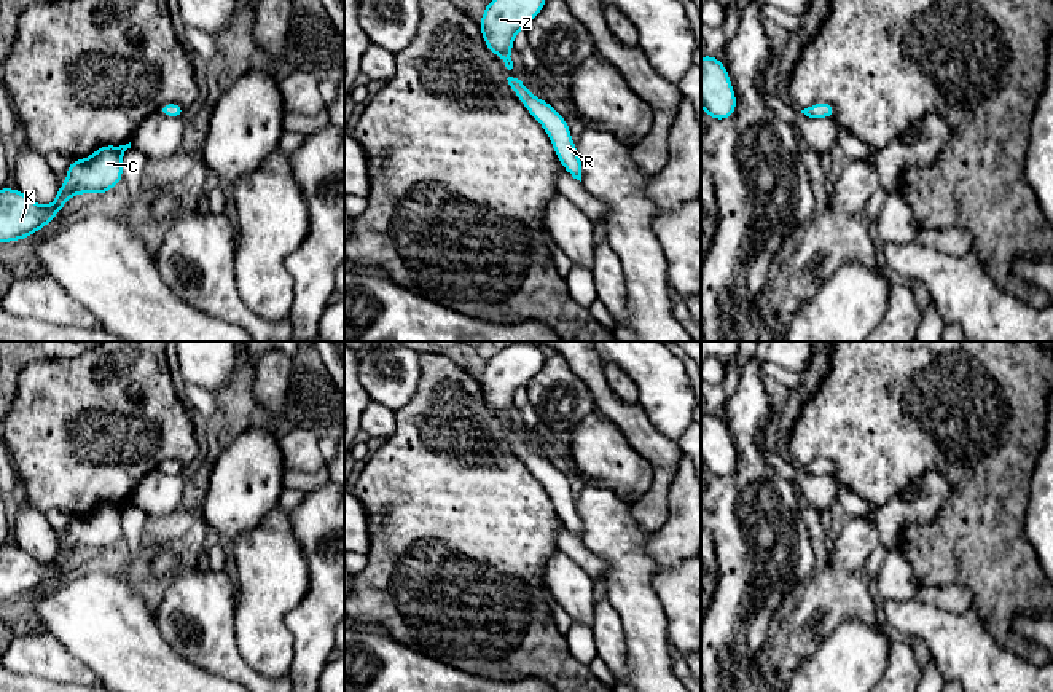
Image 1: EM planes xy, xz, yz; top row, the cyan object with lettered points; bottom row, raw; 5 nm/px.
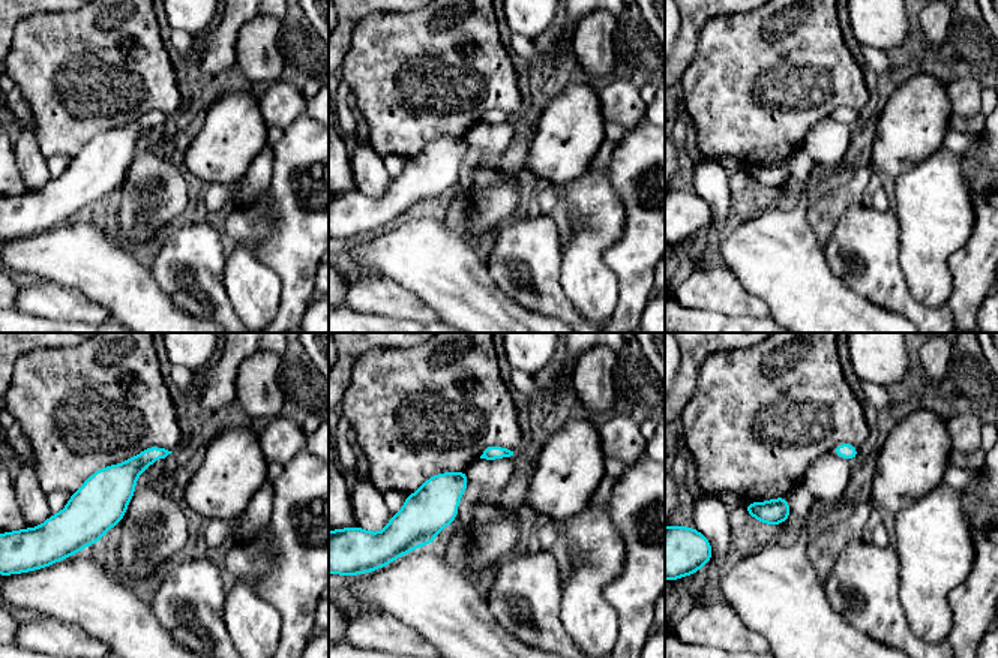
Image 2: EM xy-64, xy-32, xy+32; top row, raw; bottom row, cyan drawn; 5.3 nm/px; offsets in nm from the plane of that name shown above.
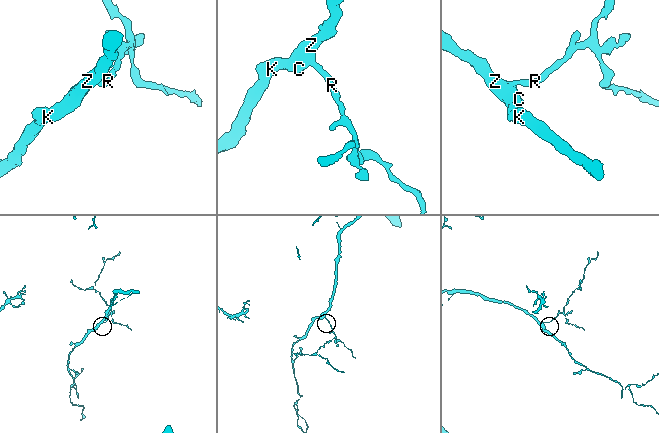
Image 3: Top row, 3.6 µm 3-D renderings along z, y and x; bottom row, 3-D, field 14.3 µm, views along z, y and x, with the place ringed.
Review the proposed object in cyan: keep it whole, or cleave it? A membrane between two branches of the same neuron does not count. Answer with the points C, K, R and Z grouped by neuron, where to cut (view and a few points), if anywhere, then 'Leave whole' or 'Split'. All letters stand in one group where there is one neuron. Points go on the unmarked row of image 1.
Groups: C K R Z. No split. Leave whole

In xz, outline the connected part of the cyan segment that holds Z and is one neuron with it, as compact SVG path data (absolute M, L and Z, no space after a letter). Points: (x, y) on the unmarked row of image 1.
M535 341L507 346L492 356L478 379L484 402L499 413L508 427L513 426L510 415L515 392L527 386L530 378L543 367L548 351Z

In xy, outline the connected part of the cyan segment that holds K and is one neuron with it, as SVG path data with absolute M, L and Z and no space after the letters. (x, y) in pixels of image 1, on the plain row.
M131 499L126 502L102 502L89 515L70 518L67 526L67 536L62 544L57 542L56 556L51 563L40 563L18 545L0 545L0 600L13 600L24 595L30 595L35 588L45 585L69 558L70 553L81 550L105 552L116 541L123 539L123 513L131 505Z

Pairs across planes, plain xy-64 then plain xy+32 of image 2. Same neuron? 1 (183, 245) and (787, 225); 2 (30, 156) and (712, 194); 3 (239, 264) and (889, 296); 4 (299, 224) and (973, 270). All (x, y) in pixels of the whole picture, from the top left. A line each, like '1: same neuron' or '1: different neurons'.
1: different neurons
2: same neuron
3: different neurons
4: same neuron

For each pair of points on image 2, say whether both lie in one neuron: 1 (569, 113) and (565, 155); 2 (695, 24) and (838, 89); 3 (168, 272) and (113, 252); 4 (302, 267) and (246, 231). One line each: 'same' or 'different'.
1: same
2: different
3: different
4: same

